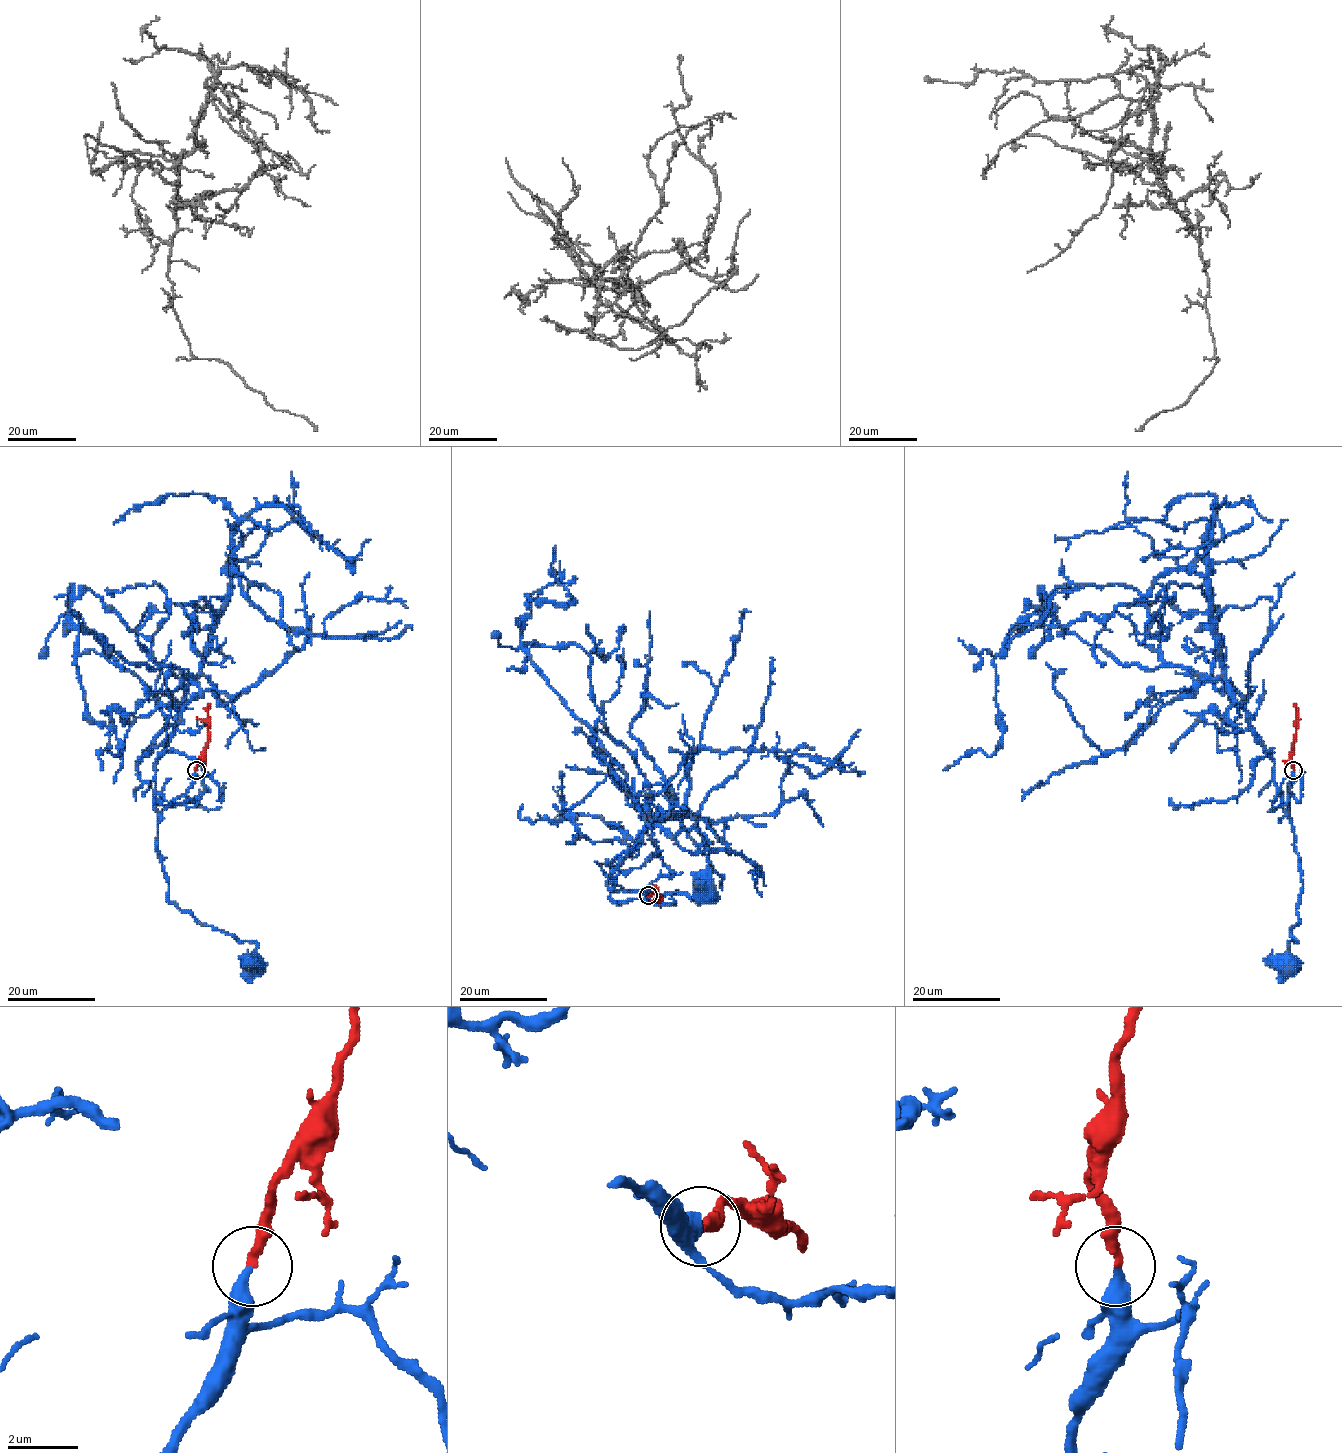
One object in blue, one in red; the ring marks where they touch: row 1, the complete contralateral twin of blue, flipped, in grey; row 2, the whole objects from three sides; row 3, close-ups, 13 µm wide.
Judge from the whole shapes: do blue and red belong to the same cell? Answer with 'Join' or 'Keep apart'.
Join

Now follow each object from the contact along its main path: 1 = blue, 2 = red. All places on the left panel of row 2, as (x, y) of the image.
1: (196, 770), (194, 782), (158, 819), (156, 849), (168, 898), (202, 924), (253, 941), (258, 966), (254, 963)
2: (196, 770), (208, 742), (210, 703)

